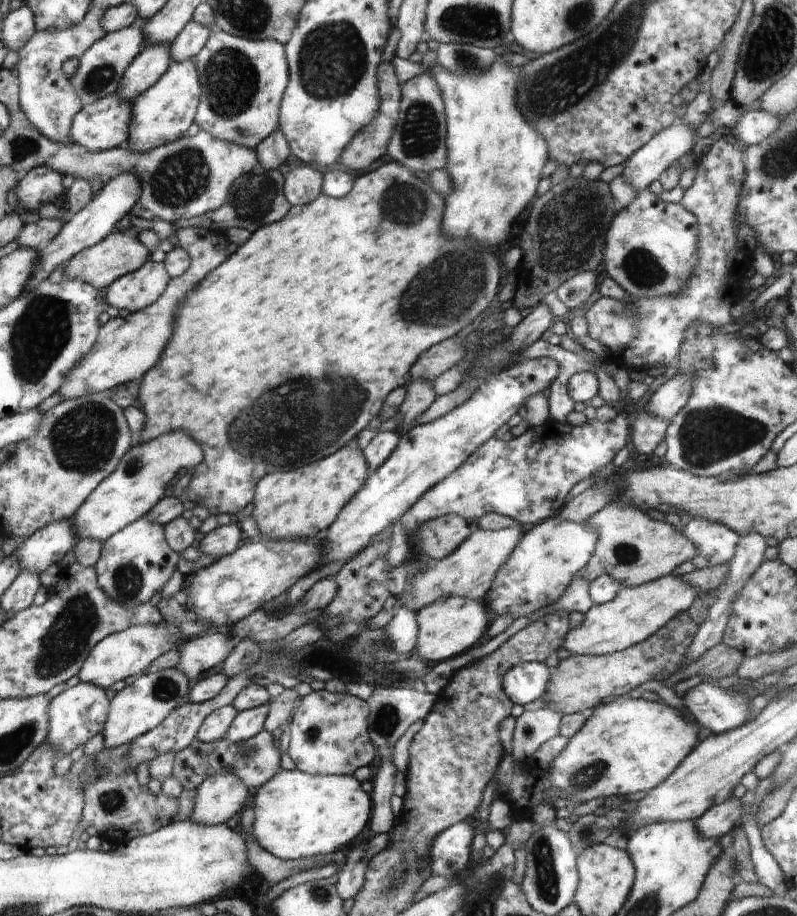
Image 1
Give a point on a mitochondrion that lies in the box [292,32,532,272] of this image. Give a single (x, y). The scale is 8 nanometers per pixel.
(420, 135)

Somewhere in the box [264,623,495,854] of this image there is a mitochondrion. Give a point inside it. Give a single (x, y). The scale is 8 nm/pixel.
(323, 657)

